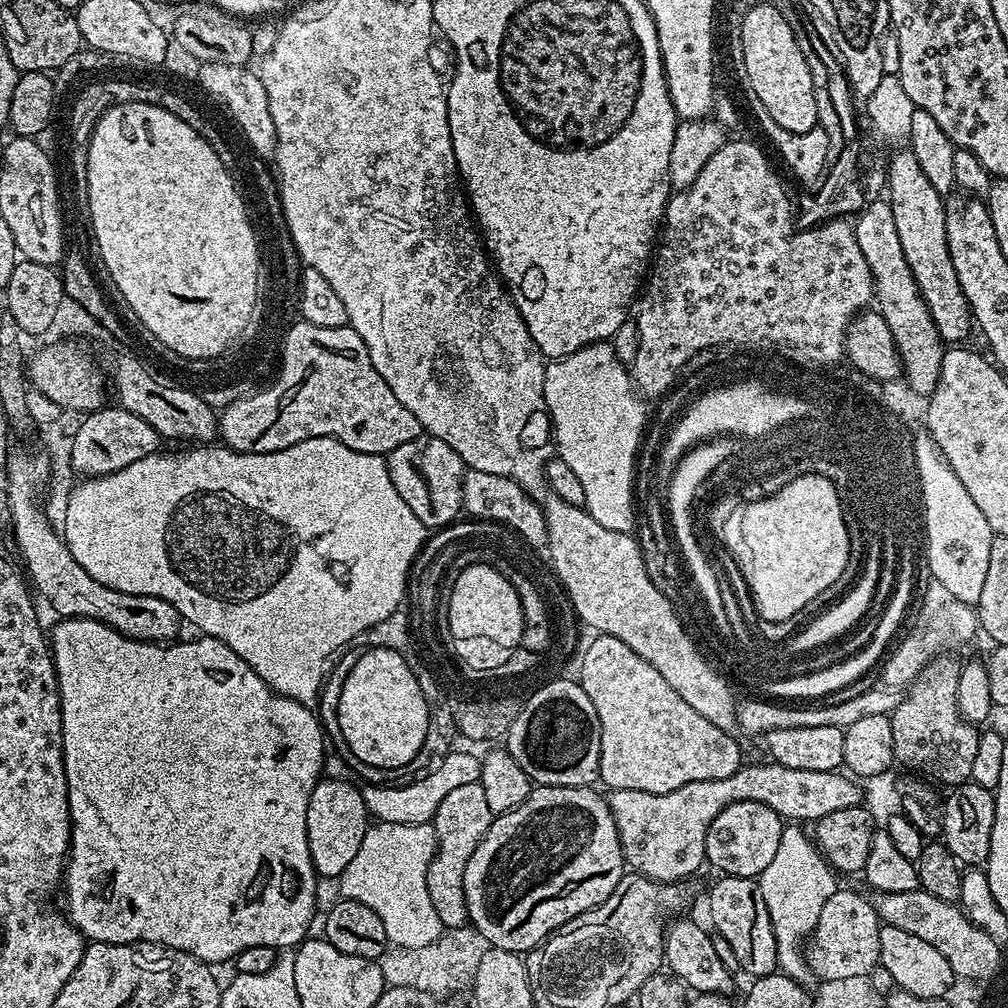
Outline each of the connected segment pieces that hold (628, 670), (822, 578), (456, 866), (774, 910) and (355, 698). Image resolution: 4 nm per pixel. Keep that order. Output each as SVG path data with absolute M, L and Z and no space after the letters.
M596 634L591 637L588 649L580 660L580 676L578 682L582 690L586 690L586 698L594 702L594 710L600 723L600 780L608 783L609 789L642 790L657 796L670 790L678 790L678 786L686 786L686 782L702 782L714 778L730 778L742 767L740 748L736 745L735 735L718 730L698 710L692 709L685 700L626 642L613 636Z
M807 475L795 478L771 496L753 499L743 507L742 518L734 528L739 555L748 556L741 562L740 572L752 591L757 614L764 620L788 620L811 600L818 599L850 564L847 524L840 496L826 477Z
M479 783L455 787L432 816L430 823L436 832L436 853L426 870L426 890L430 890L430 902L434 902L434 911L445 929L455 930L469 923L464 893L466 862L470 862L470 854L478 850L478 842L482 842L490 830L493 819L494 814L486 803L486 793Z
M785 827L774 859L770 861L770 866L766 866L766 870L762 870L758 879L762 899L766 902L766 910L770 910L770 922L774 926L779 971L794 980L804 982L809 979L810 973L802 945L818 924L818 914L822 914L826 898L836 892L838 876L813 839L809 835L807 837L800 828L803 827Z
M368 648L364 651L342 686L337 716L346 746L354 752L355 757L370 766L387 770L404 768L412 759L420 756L422 742L426 738L430 723L430 709L418 686L418 678L414 678L402 654L398 654L393 648Z

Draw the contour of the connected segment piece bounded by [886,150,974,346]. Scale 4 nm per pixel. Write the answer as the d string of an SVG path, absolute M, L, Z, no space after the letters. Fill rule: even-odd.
M910 150L904 152L896 152L888 160L888 193L886 199L890 207L894 210L894 227L898 229L898 238L902 242L902 254L906 254L906 266L910 266L910 274L914 276L914 282L918 286L918 290L922 294L922 298L926 302L926 306L930 310L930 318L934 320L934 326L941 340L945 345L956 346L968 336L968 331L973 331L974 321L972 319L972 309L968 307L966 298L962 294L962 286L958 286L958 274L954 274L954 262L950 262L950 246L946 246L946 214L944 213L945 197L938 190L934 190L934 186L930 186L930 182L926 179L926 174L922 174L922 170L918 167L918 160L914 158L914 154Z

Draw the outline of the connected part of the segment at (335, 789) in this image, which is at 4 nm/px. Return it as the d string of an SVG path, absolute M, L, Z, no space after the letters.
M322 778L314 786L310 794L310 802L306 806L306 838L310 846L310 858L316 871L317 877L332 876L339 878L350 866L354 854L358 854L358 846L362 846L362 838L370 826L370 815L363 794L359 787L351 784L351 779L327 779Z

